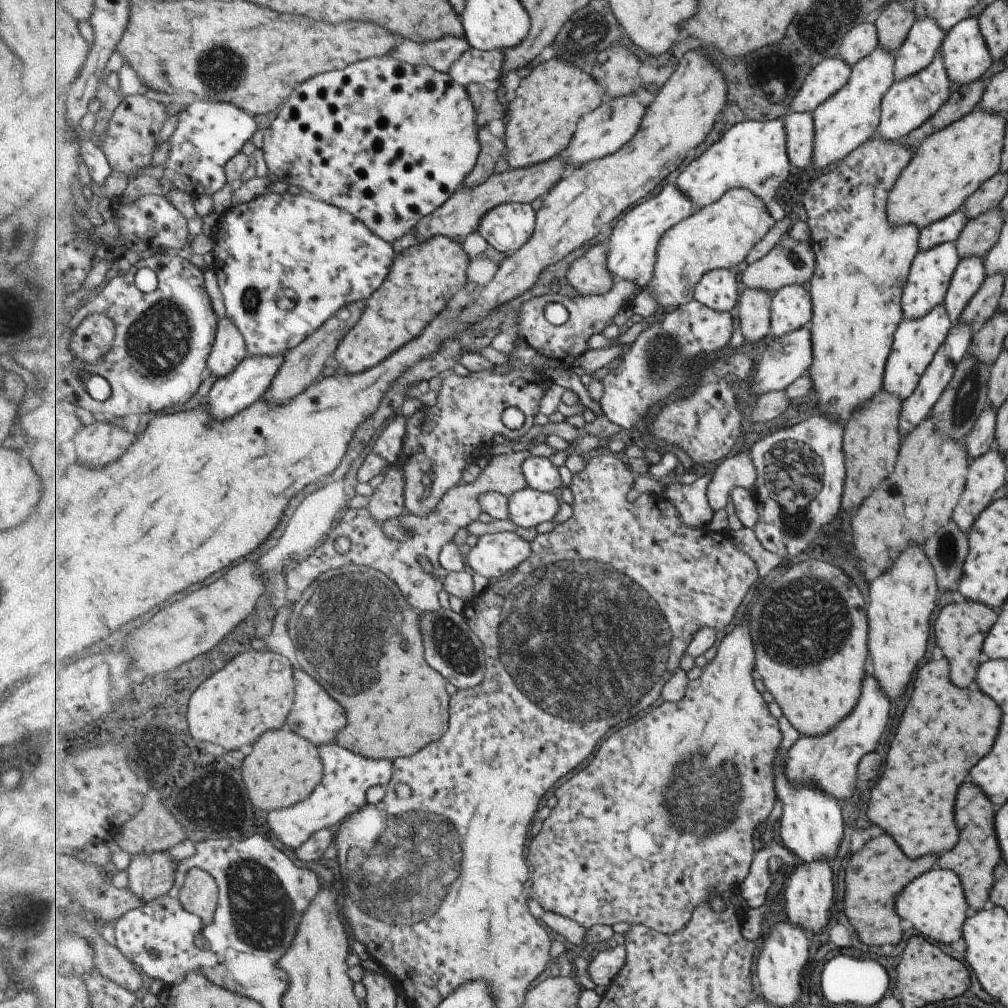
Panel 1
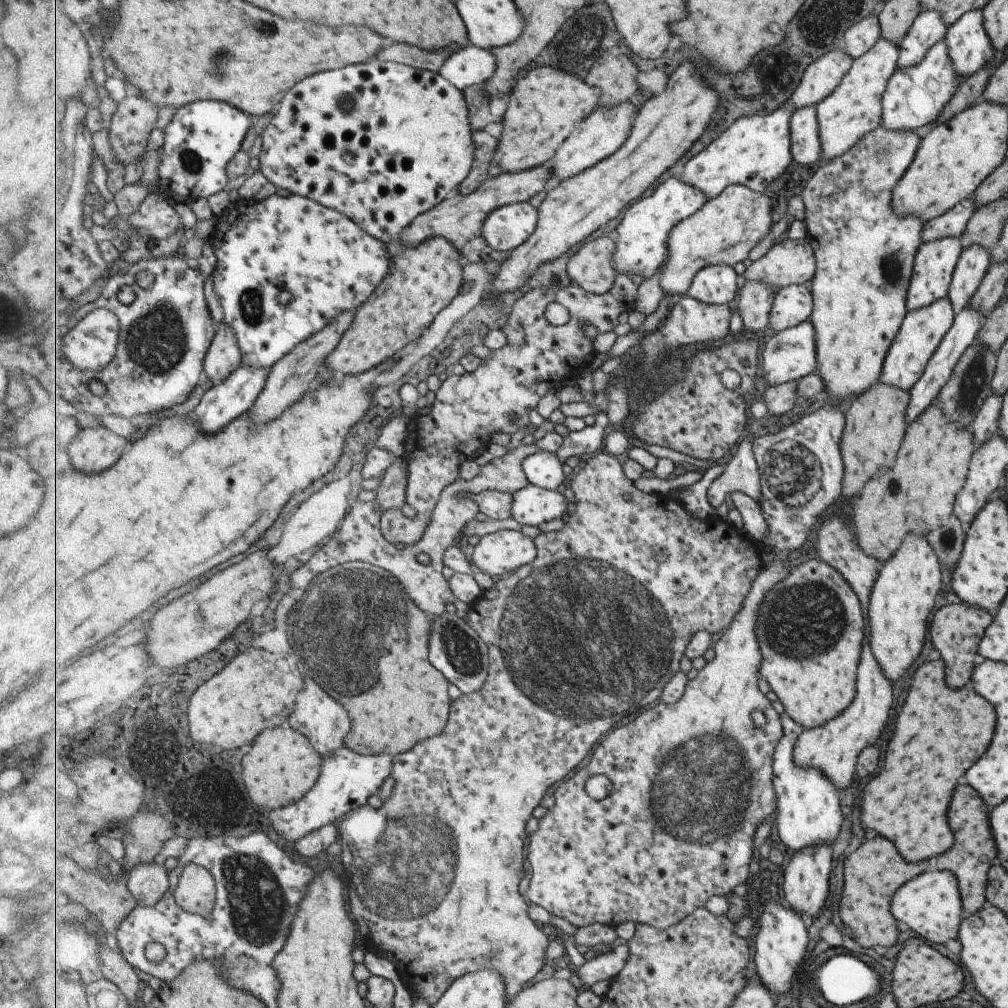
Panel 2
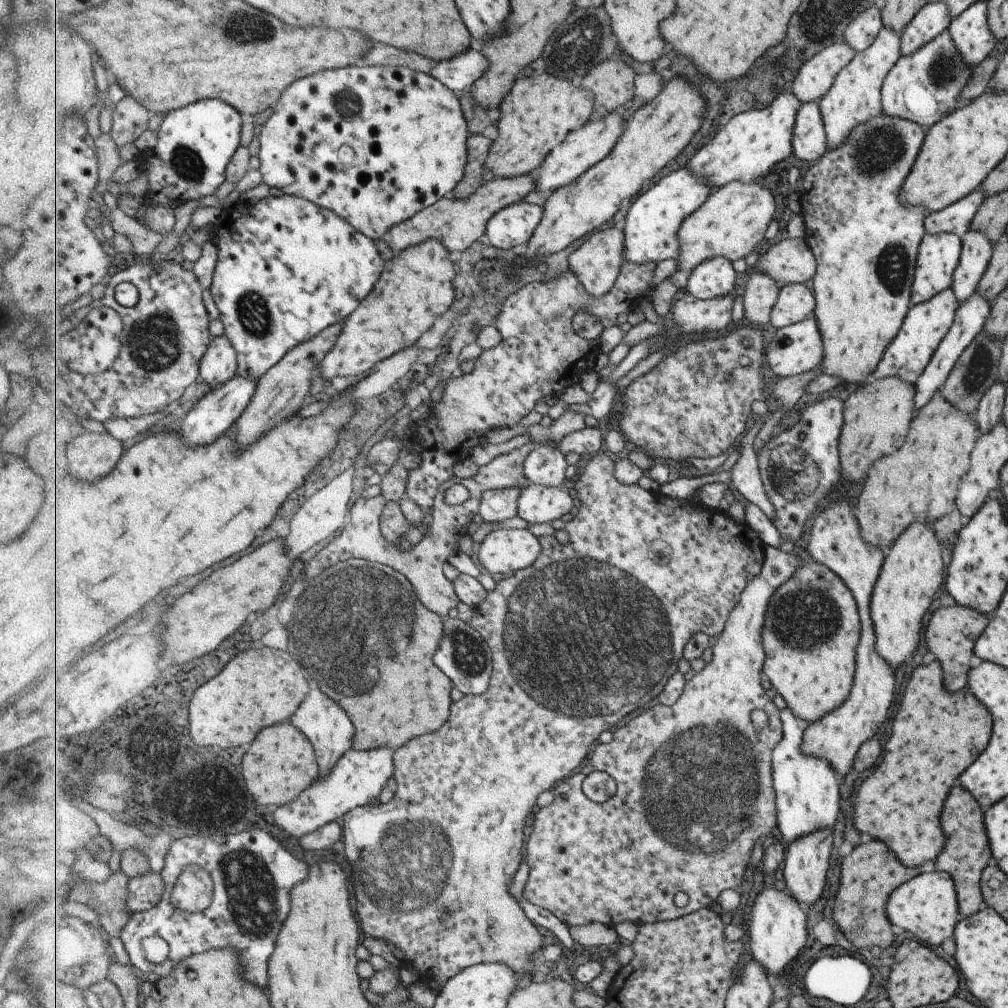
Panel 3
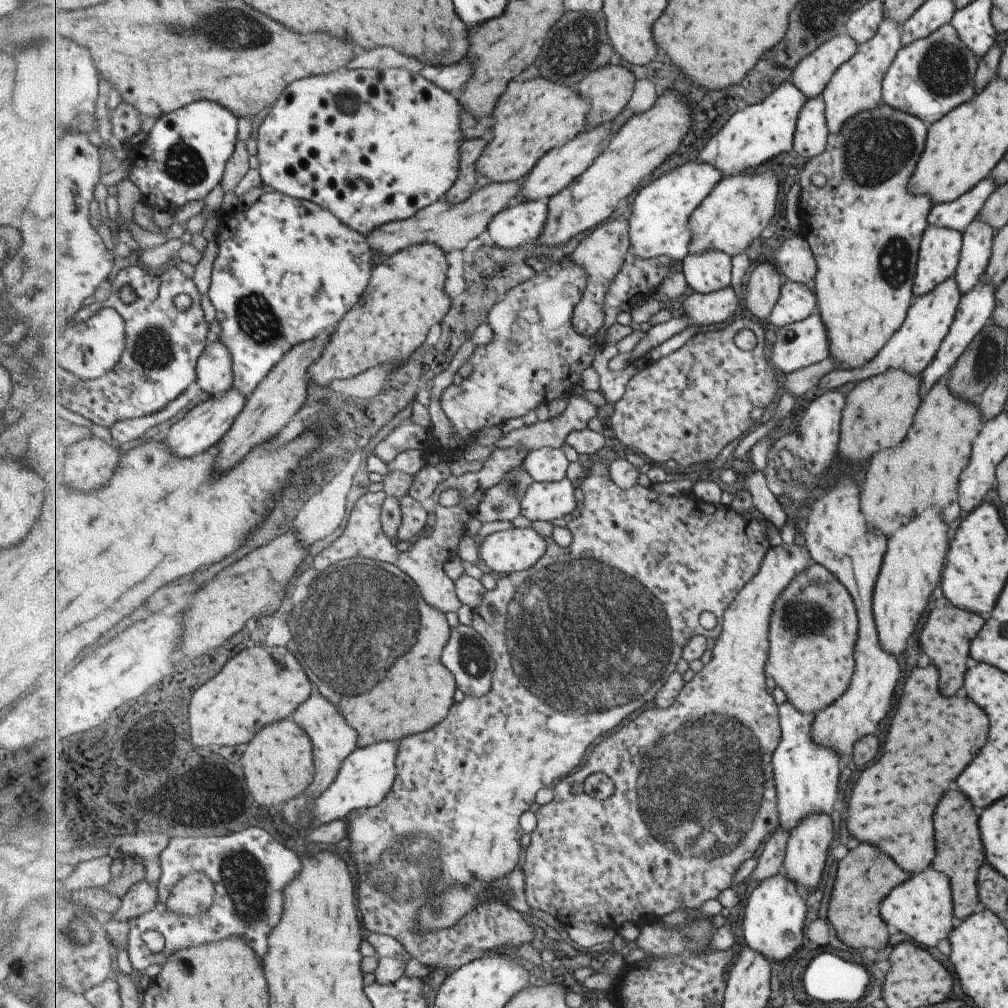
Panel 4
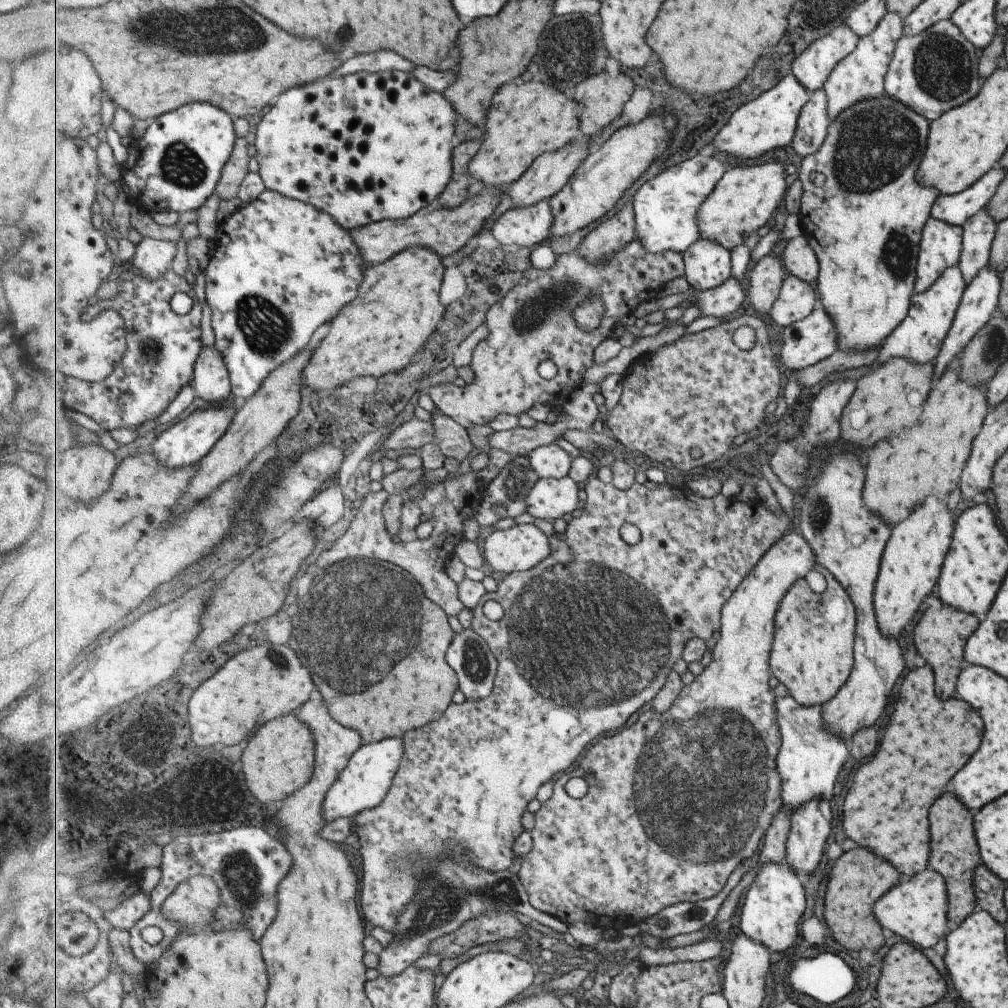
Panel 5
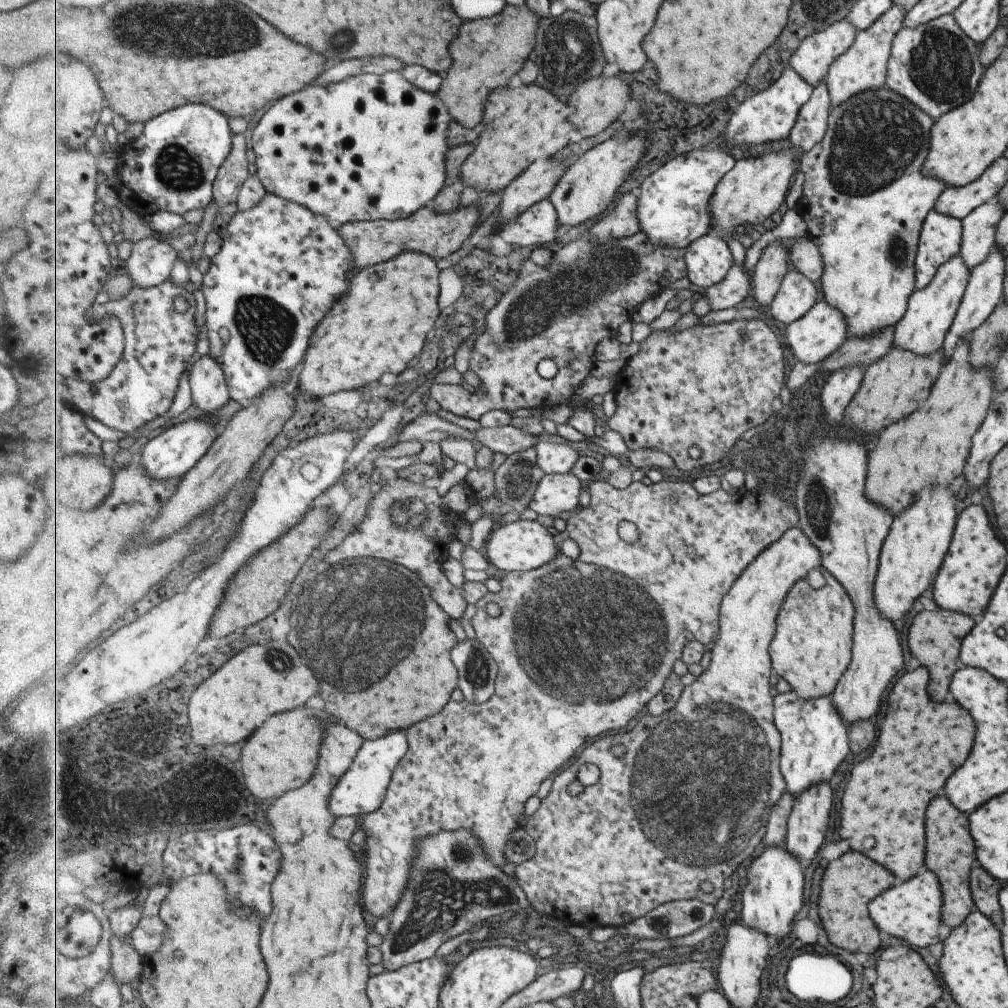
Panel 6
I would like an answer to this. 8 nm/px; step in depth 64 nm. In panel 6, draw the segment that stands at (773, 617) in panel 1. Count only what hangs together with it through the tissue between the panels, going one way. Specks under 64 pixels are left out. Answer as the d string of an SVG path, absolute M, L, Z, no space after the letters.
M822 567L818 570L825 580L824 585L819 589L813 589L813 584L809 584L809 580L802 579L797 582L797 585L789 592L784 607L781 608L777 620L776 636L769 648L774 673L785 678L792 690L795 690L804 700L813 700L813 698L829 696L833 693L835 684L839 682L841 674L845 672L850 662L852 646L854 612L851 598L831 573L826 572Z

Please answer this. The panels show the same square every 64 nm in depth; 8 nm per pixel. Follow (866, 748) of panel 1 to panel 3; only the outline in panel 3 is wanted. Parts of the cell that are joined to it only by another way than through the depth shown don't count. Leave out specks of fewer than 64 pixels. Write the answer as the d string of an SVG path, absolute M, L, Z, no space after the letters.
M845 504L830 505L813 520L808 550L812 560L832 569L847 585L852 596L857 596L856 604L861 604L861 648L856 648L857 680L853 680L853 692L849 691L849 700L845 699L835 711L811 723L805 731L803 742L805 753L829 761L837 774L843 777L851 770L851 762L859 746L873 738L879 726L885 722L895 690L893 669L876 653L875 632L870 616L872 591L883 554L877 550L867 550L859 538L855 518L851 518L851 508Z

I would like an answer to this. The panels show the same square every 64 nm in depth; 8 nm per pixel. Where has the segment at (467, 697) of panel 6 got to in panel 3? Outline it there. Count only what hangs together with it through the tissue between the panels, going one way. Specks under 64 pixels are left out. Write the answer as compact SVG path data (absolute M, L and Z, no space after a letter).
M447 615L444 618L444 638L440 640L436 654L437 666L445 668L444 671L452 678L453 684L463 694L479 696L488 691L494 669L492 648L473 625L461 618Z

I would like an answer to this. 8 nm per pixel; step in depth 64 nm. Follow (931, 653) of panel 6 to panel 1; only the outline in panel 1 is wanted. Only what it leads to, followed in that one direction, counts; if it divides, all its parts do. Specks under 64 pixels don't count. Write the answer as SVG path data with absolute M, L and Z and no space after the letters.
M969 601L947 604L939 611L933 625L935 644L941 649L943 657L947 660L949 678L955 686L965 688L973 680L979 667L979 654L982 653L981 646L985 634L993 626L996 614L989 606Z

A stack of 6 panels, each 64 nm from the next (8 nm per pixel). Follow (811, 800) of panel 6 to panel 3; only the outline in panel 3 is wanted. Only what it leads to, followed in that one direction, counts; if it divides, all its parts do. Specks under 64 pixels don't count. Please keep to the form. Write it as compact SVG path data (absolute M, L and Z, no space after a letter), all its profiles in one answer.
M831 830L815 831L796 840L796 843L791 843L787 849L786 862L782 870L786 888L801 904L813 906L823 894L823 886L825 886L825 872L829 868L827 862L829 862L829 850L831 850Z

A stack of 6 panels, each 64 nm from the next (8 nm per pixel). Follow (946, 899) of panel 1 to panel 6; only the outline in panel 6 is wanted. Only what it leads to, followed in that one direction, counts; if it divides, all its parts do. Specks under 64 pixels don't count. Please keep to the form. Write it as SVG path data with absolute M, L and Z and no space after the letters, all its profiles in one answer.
M923 869L902 883L896 883L881 892L868 905L868 916L878 931L905 940L915 948L926 948L937 943L937 930L941 926L941 890L933 872Z

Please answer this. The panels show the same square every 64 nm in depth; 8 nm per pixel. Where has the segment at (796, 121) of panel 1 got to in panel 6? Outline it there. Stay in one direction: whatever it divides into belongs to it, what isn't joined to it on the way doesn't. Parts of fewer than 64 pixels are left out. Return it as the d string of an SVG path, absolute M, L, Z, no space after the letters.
M818 83L813 88L812 100L801 108L796 127L793 128L789 141L807 153L823 138L827 116L830 110L829 96L825 84Z

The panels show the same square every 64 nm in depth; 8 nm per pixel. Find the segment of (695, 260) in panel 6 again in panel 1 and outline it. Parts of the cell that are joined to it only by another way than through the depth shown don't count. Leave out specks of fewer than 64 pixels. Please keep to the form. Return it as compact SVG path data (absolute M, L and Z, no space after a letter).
M727 268L707 272L697 284L695 298L718 312L731 312L739 304L739 276Z

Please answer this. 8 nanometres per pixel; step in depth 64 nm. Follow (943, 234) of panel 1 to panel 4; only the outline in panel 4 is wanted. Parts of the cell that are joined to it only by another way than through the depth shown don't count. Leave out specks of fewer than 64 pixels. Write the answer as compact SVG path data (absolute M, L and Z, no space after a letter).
M987 176L955 200L940 204L933 203L927 216L927 223L937 228L949 228L963 233L967 224L977 217L981 206L995 188L995 182Z

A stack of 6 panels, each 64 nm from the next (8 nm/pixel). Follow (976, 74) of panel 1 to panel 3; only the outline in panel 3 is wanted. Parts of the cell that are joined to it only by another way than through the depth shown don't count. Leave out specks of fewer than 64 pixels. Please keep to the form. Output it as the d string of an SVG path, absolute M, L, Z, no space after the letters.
M983 1L973 3L959 16L951 19L946 31L953 41L953 46L956 47L958 55L963 61L966 61L969 67L976 67L982 60L985 60L996 43L986 23L986 2Z

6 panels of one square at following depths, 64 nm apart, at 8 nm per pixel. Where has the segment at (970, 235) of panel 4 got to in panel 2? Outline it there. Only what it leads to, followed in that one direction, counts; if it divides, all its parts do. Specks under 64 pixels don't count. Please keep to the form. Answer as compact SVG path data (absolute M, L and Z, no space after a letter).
M969 244L961 250L946 295L953 315L967 306L979 287L990 260L989 250L985 250L985 246L981 248L981 244Z

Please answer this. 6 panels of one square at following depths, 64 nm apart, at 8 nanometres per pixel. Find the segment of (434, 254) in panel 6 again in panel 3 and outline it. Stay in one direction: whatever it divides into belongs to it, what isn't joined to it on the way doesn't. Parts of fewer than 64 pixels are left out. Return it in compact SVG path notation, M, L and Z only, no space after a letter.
M527 173L516 177L496 177L494 180L484 182L475 194L464 199L447 196L439 200L433 206L418 212L412 219L397 225L385 240L391 244L396 254L407 247L424 243L429 239L441 240L443 244L453 251L467 251L477 246L479 238L483 236L488 227L488 222L497 212L505 207L511 207L513 203L519 203L526 199L533 199L538 187L535 173Z

